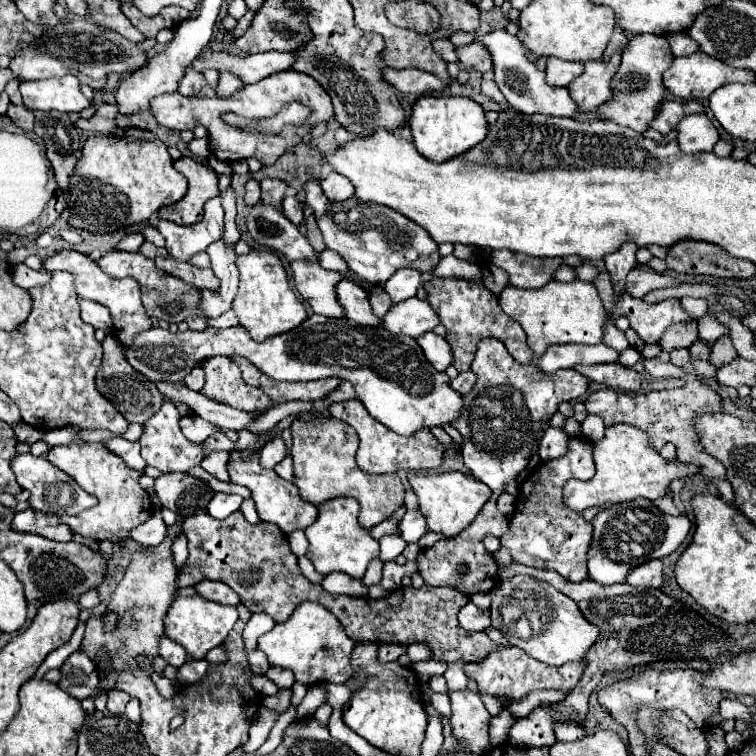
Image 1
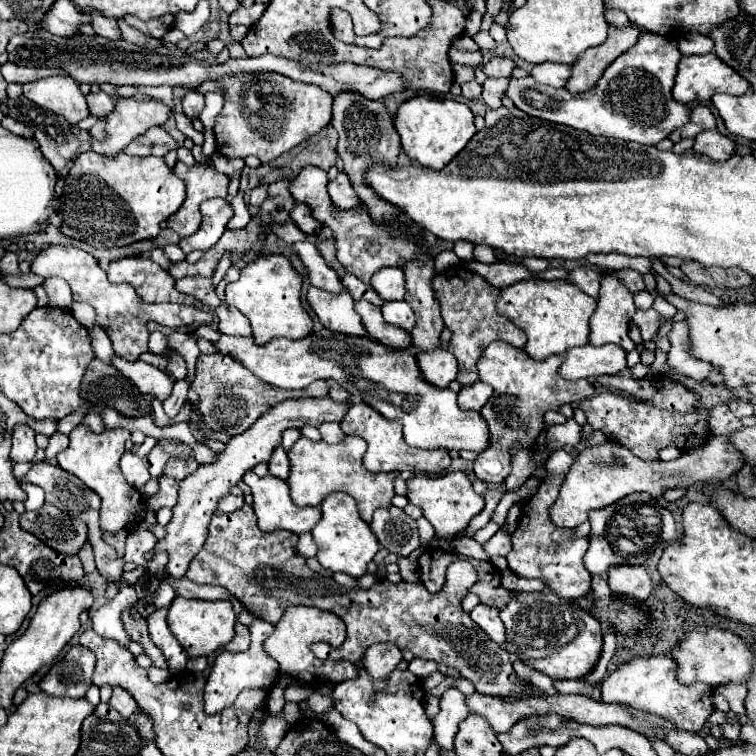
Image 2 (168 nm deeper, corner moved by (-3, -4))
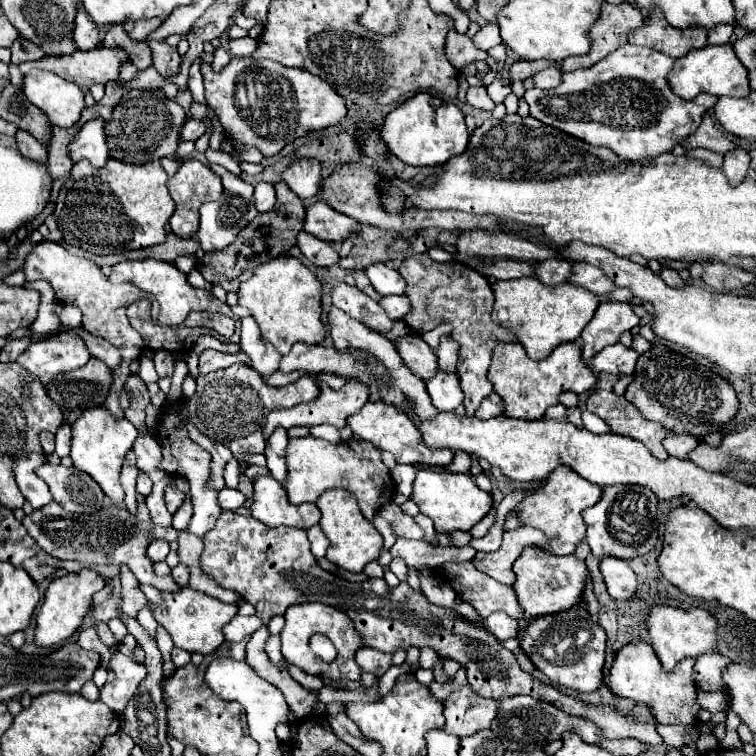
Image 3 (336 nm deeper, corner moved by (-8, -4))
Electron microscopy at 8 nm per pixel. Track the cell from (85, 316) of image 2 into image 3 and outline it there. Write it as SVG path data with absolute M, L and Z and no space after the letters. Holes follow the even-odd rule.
M58 305L56 315L64 327L80 327L82 325L82 313L74 305Z

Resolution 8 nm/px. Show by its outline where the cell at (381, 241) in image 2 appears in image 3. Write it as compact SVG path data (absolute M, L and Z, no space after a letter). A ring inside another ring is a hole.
M296 159L282 173L282 181L300 199L312 199L318 193L318 183L322 179L322 165L316 159Z

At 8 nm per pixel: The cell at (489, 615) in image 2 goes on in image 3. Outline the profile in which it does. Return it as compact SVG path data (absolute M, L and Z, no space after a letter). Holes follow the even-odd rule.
M492 613L488 619L484 619L484 623L488 625L490 633L498 639L510 639L518 635L518 621L504 615L504 613Z

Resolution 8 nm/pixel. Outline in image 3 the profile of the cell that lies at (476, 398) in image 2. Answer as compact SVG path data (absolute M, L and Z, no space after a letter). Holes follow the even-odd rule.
M492 393L488 399L484 399L484 403L480 405L480 409L476 411L478 419L490 419L490 417L498 417L504 413L504 401Z

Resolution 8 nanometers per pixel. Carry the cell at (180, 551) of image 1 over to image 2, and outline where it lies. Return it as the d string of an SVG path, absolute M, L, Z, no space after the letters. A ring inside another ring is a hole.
M167 577L161 579L163 583L161 583L161 587L155 591L155 595L153 595L153 603L155 603L155 607L167 607L167 605L177 597L175 587L171 587L165 579L167 579Z

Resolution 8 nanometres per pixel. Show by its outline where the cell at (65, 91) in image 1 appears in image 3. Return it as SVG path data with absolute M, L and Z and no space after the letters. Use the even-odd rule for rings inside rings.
M48 71L26 73L22 91L54 127L72 127L84 109L82 89Z

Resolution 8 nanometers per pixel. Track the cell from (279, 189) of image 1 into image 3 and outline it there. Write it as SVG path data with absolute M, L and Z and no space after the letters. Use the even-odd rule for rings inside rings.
M282 181L276 183L274 189L276 189L276 205L272 211L260 213L244 231L240 231L236 241L230 243L224 251L204 253L202 261L198 263L198 271L202 273L202 277L206 281L210 281L212 285L220 285L226 291L238 291L240 283L250 279L258 265L262 265L282 253L288 253L288 249L292 245L296 245L296 235L302 231L304 217L306 217L304 203Z

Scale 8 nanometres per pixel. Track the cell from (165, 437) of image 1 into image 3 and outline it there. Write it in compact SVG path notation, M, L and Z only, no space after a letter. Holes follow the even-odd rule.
M206 349L200 355L200 373L210 373L210 371L216 371L216 369L224 369L232 363L246 363L248 365L249 362L249 358L242 351L238 351L234 355L228 355L228 353L220 353L220 351L214 351L214 349Z

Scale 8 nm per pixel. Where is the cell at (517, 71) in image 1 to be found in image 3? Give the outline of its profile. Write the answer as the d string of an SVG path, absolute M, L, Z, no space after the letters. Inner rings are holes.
M628 43L588 69L564 73L562 83L552 91L528 89L524 99L530 105L530 117L590 145L608 147L622 161L646 163L656 155L670 153L696 131L702 115L718 101L714 95L696 95L692 101L674 95L666 83L672 63L674 59L660 51Z

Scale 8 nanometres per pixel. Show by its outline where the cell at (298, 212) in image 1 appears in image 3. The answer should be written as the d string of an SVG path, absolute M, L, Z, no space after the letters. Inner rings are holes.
M316 201L306 209L304 231L328 243L342 243L352 233L360 233L360 223L334 211L324 201Z

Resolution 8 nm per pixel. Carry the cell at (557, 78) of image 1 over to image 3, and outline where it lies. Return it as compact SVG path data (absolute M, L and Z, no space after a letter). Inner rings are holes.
M548 69L548 71L540 71L540 73L536 73L534 77L532 77L532 81L534 81L534 85L538 87L538 89L554 89L554 87L558 87L560 85L560 71L556 71L556 69Z

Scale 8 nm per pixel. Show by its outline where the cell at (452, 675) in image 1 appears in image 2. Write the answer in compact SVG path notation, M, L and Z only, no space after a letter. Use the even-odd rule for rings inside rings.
M449 687L439 701L439 715L433 719L435 727L435 741L439 743L441 751L453 749L453 737L457 731L459 721L469 715L469 707L465 705L465 695L457 687Z

